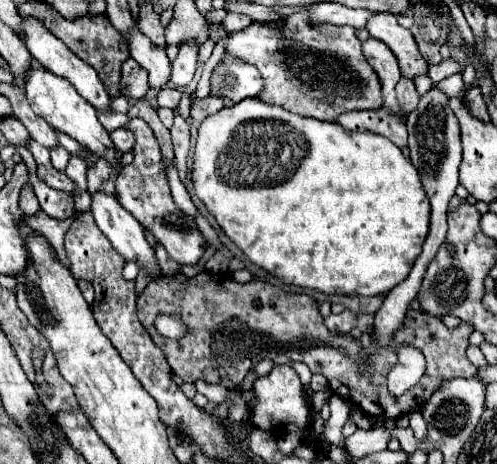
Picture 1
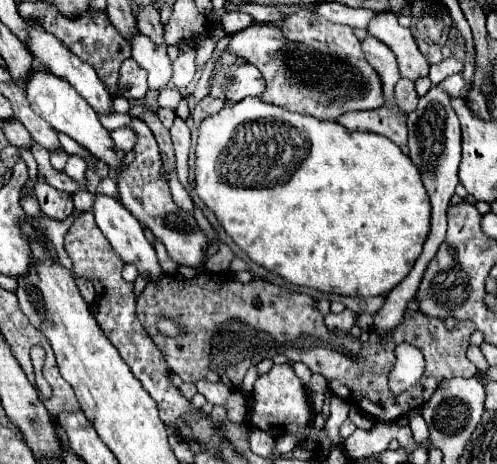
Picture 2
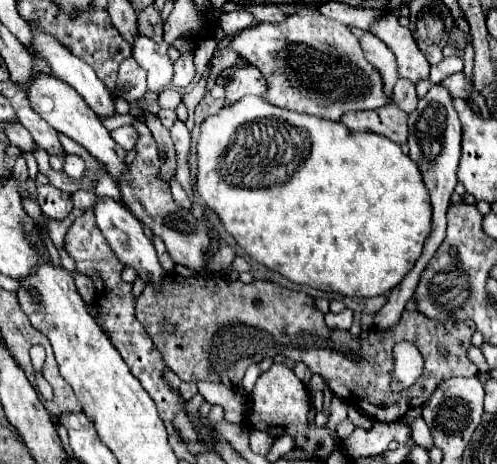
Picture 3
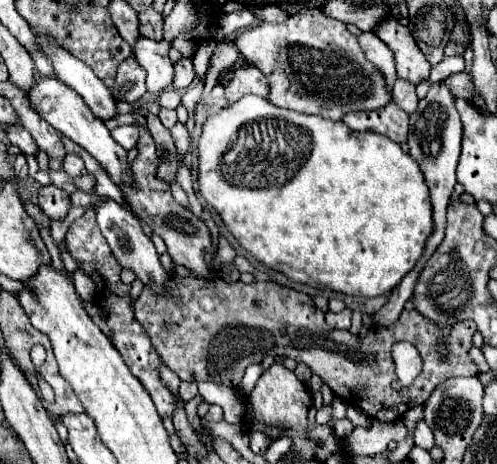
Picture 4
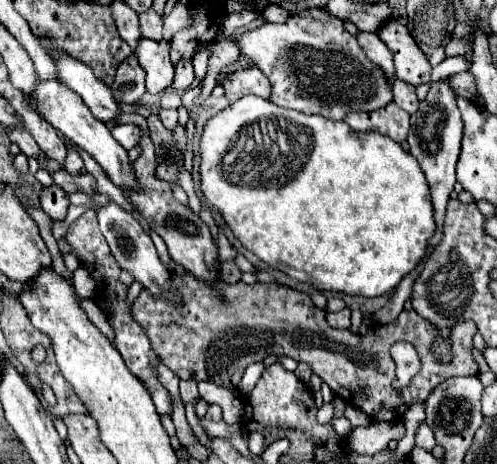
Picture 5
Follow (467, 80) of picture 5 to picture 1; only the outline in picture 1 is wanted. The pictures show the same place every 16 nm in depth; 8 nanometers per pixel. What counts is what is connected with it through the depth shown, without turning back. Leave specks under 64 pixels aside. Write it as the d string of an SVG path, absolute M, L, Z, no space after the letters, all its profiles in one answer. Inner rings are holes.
M454 74L454 76L438 82L436 88L442 90L442 92L444 92L446 96L450 96L450 98L454 98L454 96L462 98L462 96L466 96L466 84L464 84L464 80L462 80L462 74Z

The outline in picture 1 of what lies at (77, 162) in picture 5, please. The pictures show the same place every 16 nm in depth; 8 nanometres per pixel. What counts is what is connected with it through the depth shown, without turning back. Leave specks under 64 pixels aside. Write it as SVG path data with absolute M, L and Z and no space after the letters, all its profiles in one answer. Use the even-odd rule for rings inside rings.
M70 156L68 160L68 166L66 166L66 176L70 180L74 180L78 184L78 190L74 194L80 194L80 192L86 192L86 170L88 166L78 158L78 156Z

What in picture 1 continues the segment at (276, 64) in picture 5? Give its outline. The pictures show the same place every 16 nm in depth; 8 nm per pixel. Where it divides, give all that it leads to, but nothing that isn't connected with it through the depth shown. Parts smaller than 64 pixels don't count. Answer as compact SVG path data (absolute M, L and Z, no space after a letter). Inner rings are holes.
M308 10L282 20L282 24L250 24L228 36L226 50L256 66L264 78L260 100L290 112L318 120L336 120L350 110L374 110L382 106L380 78L362 54L362 42L350 26L310 24Z

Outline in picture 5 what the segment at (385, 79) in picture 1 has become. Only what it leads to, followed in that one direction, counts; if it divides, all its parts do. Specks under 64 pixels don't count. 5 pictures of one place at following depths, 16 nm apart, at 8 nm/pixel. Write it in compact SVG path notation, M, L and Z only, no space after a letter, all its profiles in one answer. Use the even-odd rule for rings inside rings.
M358 32L356 40L358 40L360 48L366 52L366 56L374 64L378 64L380 68L384 68L384 72L388 74L388 78L394 82L396 80L396 76L394 76L394 60L392 60L392 52L388 52L388 48L384 46L384 42L376 34L370 34L370 32Z

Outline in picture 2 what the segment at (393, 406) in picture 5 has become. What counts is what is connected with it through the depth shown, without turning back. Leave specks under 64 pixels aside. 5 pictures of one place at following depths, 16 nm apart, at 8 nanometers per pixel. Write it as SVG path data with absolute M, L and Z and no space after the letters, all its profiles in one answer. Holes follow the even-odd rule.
M180 274L174 276L164 276L160 284L146 284L144 292L136 298L136 316L150 334L152 342L158 346L158 350L164 354L164 360L168 368L178 374L184 382L198 382L198 380L208 380L208 382L222 382L228 388L238 388L242 384L242 378L246 370L252 364L258 364L264 358L276 358L276 356L286 356L292 362L304 362L314 374L322 374L328 382L328 388L342 400L354 402L360 410L364 410L368 416L380 422L396 422L400 416L408 414L414 408L424 406L428 396L438 388L442 380L454 378L454 376L476 376L478 368L466 358L466 350L470 346L470 336L476 330L470 322L458 322L452 330L446 330L446 326L440 320L432 320L430 316L424 316L418 310L408 310L402 318L402 322L388 334L388 338L382 342L382 338L376 332L370 332L368 344L364 346L362 340L354 338L352 334L346 332L346 338L336 338L334 332L330 332L324 324L324 316L316 308L314 298L308 294L300 292L290 292L286 288L276 288L276 284L264 282L264 280L254 280L250 284L242 282L232 282L222 274L196 274L192 278L184 278ZM160 316L170 316L176 320L182 328L182 334L172 338L160 334L156 328L156 322ZM398 342L410 342L414 344L426 360L426 368L422 378L408 388L402 394L392 394L388 390L388 374L394 364L394 352L392 348Z

